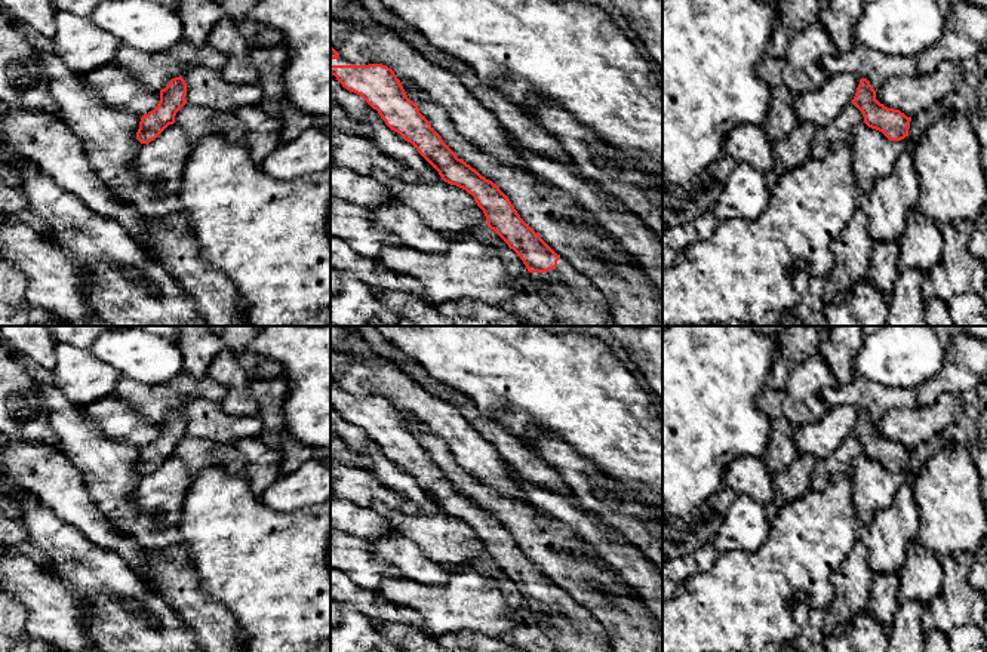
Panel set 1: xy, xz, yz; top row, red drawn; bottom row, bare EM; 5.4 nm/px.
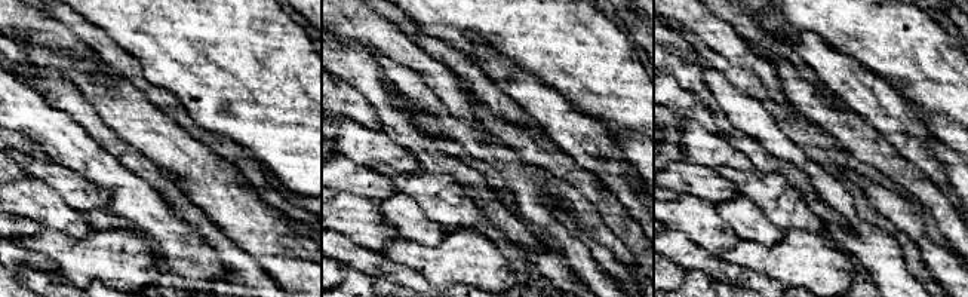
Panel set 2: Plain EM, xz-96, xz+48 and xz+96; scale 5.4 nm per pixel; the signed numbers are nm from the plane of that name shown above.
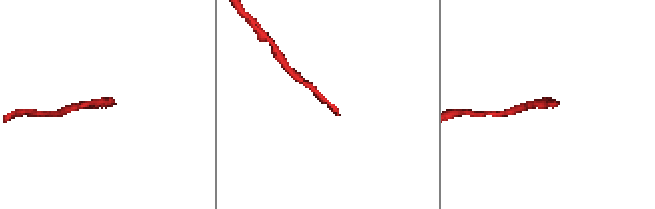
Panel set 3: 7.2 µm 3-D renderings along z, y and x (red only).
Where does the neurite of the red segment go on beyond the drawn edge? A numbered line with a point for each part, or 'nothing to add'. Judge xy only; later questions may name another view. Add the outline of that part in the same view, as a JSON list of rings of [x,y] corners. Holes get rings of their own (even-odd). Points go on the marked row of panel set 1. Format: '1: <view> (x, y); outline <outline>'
nothing to add

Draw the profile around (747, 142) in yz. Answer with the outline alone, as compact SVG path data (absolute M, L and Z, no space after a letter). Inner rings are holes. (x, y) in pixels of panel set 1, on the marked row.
M750 123L734 127L723 144L726 157L737 163L748 163L760 172L769 172L775 163L772 139L763 126Z

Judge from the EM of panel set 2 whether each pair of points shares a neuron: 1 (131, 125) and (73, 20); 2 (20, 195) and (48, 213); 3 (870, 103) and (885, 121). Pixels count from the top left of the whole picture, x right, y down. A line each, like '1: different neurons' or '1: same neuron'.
1: different neurons
2: same neuron
3: same neuron

